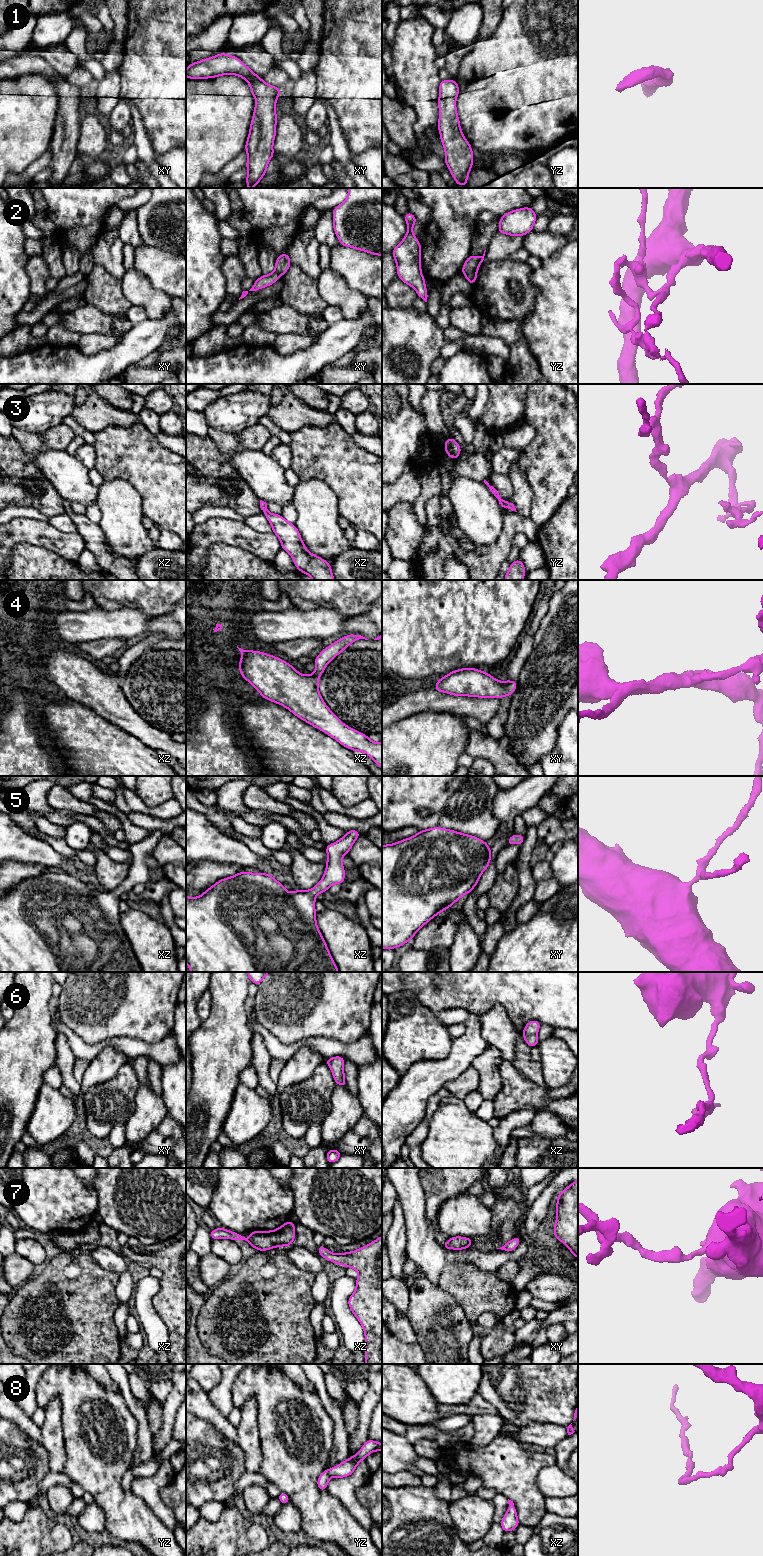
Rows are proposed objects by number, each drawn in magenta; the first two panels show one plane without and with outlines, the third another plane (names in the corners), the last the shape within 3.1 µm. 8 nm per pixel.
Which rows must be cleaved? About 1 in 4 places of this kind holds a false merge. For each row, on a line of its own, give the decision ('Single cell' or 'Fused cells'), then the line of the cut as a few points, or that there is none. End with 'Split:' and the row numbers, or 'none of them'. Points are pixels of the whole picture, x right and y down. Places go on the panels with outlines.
1: Single cell. No split
2: Fused cells. Split along yz (476, 271), (468, 271), (464, 274)
3: Single cell. No split
4: Single cell. No split
5: Single cell. No split
6: Single cell. No split
7: Single cell. No split
8: Single cell. No split
Split: 2

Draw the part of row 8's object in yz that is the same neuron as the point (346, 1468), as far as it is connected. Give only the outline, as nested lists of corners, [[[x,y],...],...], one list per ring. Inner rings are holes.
[[[368,1439],[356,1455],[348,1457],[346,1461],[325,1470],[320,1474],[317,1480],[317,1487],[319,1490],[327,1490],[328,1481],[331,1477],[344,1478],[351,1475],[359,1462],[365,1460],[366,1457],[374,1451],[382,1451],[382,1444]]]

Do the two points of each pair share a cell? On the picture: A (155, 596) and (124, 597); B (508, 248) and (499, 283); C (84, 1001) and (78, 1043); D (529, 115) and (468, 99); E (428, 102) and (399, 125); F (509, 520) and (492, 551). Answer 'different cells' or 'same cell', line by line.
A: same cell
B: different cells
C: different cells
D: same cell
E: different cells
F: same cell

